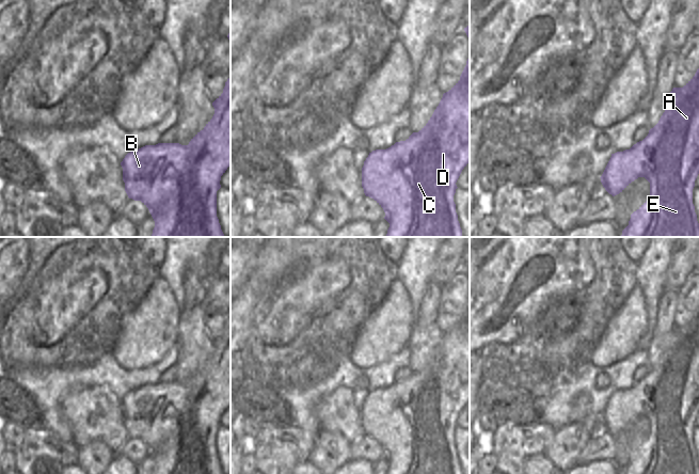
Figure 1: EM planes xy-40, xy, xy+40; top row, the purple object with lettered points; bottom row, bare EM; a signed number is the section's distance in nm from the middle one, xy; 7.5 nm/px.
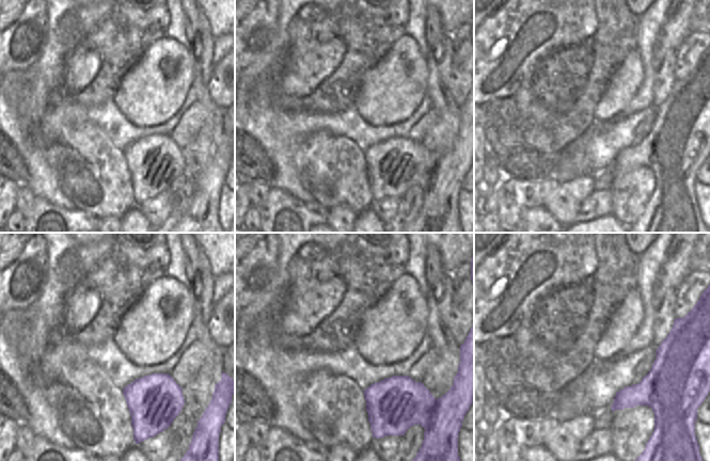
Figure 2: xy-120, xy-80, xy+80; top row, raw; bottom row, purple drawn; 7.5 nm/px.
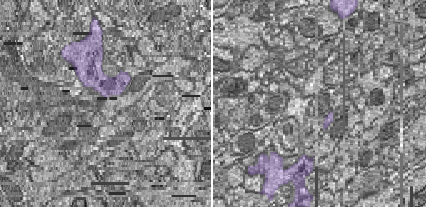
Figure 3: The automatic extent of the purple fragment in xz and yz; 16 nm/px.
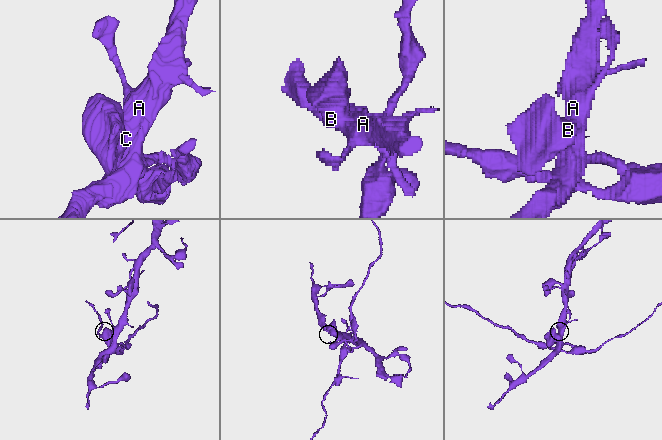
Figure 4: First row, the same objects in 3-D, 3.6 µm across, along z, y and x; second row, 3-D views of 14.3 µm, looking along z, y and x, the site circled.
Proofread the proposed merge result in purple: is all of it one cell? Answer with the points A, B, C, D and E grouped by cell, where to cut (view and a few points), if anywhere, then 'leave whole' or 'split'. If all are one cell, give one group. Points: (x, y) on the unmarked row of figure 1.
groups A B C D E; cut none; leave whole

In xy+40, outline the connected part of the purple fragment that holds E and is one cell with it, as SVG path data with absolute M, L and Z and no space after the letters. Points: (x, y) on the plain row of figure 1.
M699 307L683 327L673 327L670 332L671 343L648 375L630 389L611 393L600 416L603 426L613 436L638 416L645 416L650 422L648 439L631 454L622 474L699 474L699 462L693 443L693 428L699 413Z

